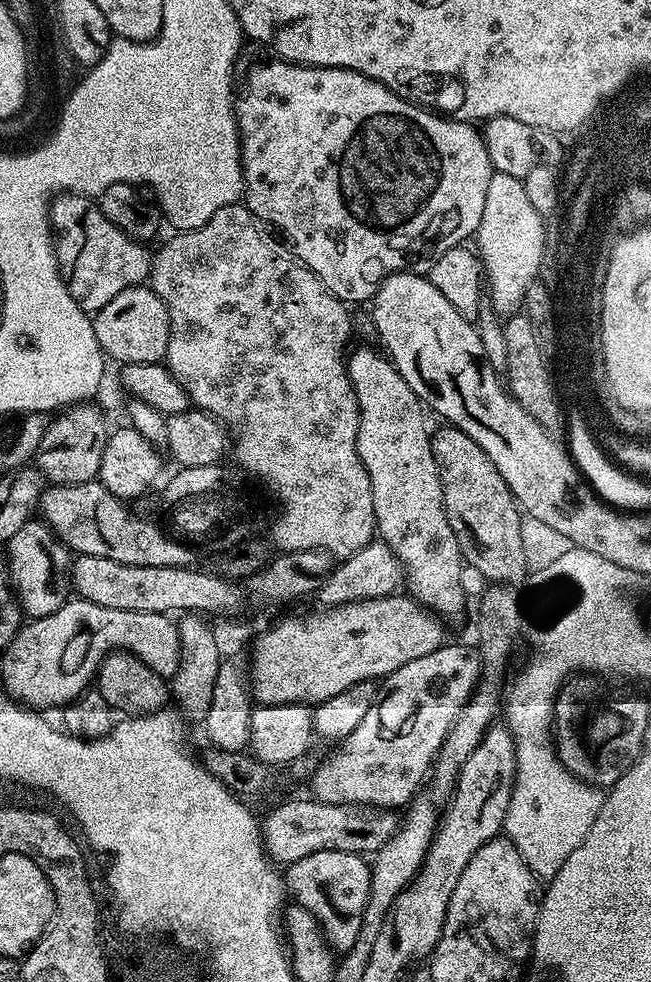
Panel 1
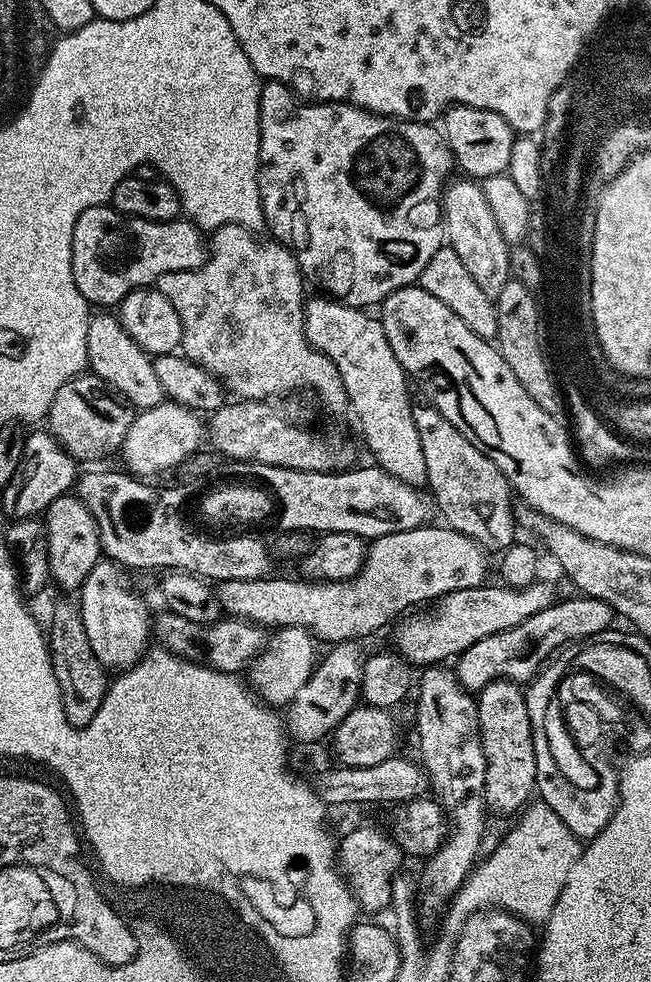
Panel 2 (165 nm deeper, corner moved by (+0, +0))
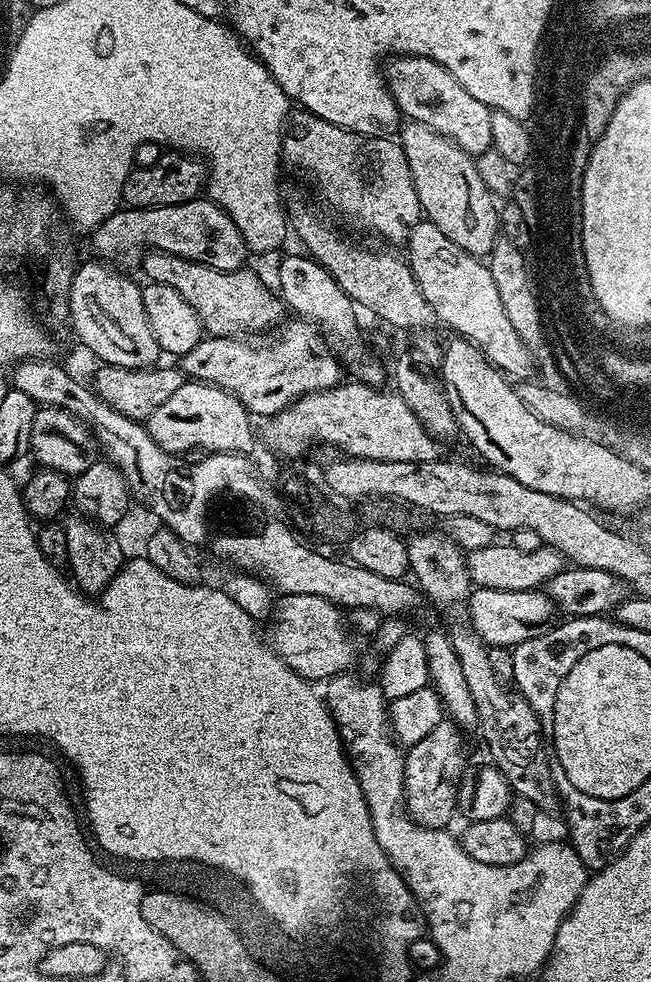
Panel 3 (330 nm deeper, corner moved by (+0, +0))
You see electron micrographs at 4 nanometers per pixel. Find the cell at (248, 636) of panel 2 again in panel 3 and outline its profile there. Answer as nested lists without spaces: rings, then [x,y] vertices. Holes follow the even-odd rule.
[[[318,594],[281,595],[275,601],[271,620],[272,647],[299,676],[309,682],[327,682],[333,676],[347,673],[351,669],[348,667],[355,662],[356,655],[360,652],[360,640],[350,627],[340,605]]]

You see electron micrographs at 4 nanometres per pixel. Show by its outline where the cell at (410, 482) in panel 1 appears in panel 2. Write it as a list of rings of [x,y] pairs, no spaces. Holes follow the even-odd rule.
[[[320,296],[304,301],[306,338],[323,356],[328,356],[334,366],[338,366],[342,386],[346,386],[350,412],[360,423],[364,444],[376,459],[373,460],[375,467],[416,489],[423,489],[428,475],[426,458],[422,458],[422,442],[418,442],[418,426],[414,426],[414,401],[408,397],[410,377],[398,358],[394,358],[384,328],[375,315]]]

